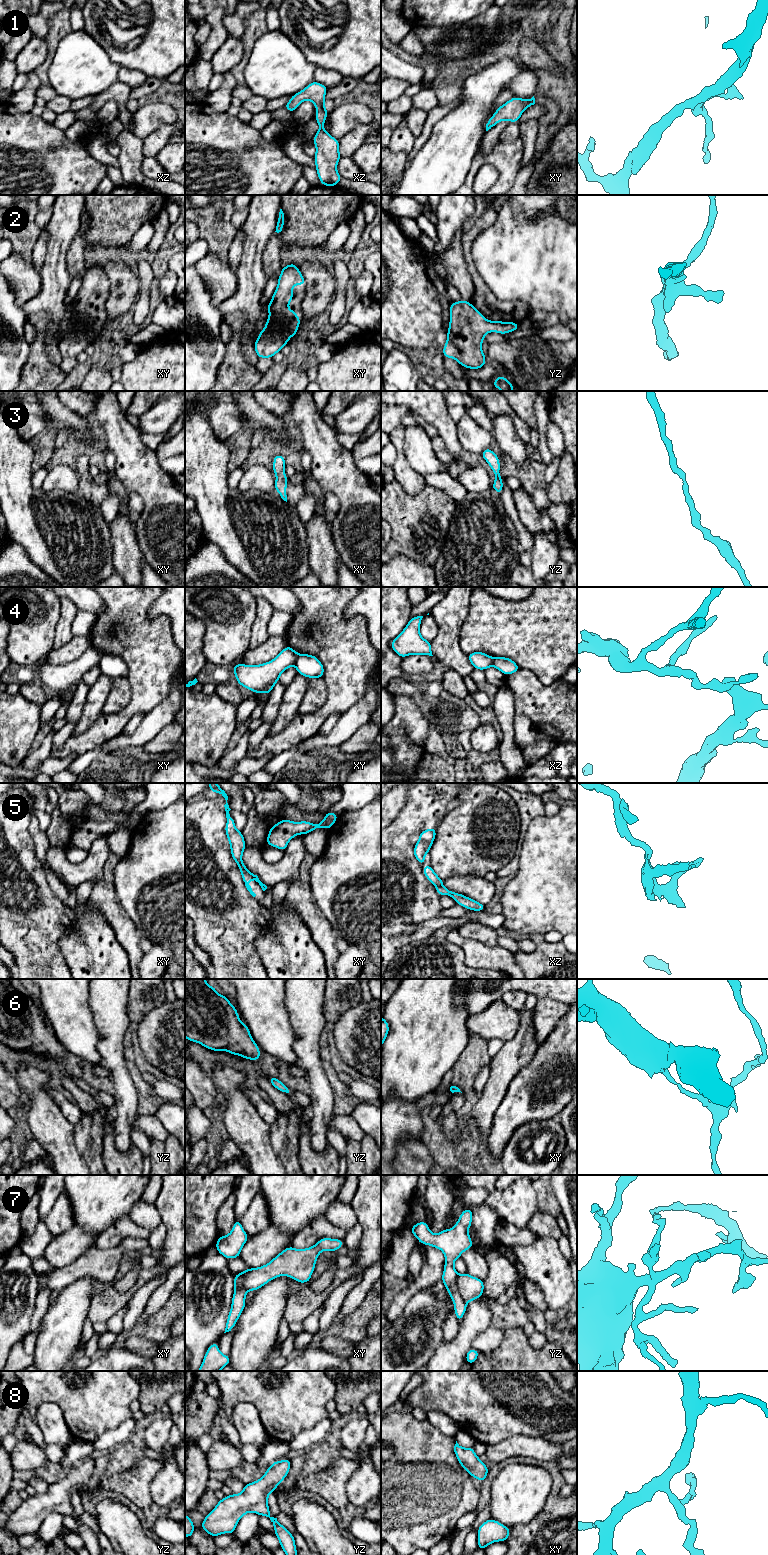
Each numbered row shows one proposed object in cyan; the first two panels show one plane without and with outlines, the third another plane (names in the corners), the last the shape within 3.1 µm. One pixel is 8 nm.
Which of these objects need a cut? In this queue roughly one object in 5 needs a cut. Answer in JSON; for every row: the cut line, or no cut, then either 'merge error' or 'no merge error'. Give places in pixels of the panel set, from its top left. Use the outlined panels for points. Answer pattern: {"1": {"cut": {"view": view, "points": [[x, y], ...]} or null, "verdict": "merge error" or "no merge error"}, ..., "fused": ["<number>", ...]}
{"1": {"cut": null, "verdict": "no merge error"}, "2": {"cut": null, "verdict": "no merge error"}, "3": {"cut": null, "verdict": "no merge error"}, "4": {"cut": {"view": "xy", "points": [[299, 654], [294, 664]]}, "verdict": "merge error"}, "5": {"cut": {"view": "xy", "points": [[238, 864], [243, 866], [255, 879]]}, "verdict": "merge error"}, "6": {"cut": null, "verdict": "no merge error"}, "7": {"cut": {"view": "yz", "points": [[458, 1274], [457, 1289], [466, 1303]]}, "verdict": "merge error"}, "8": {"cut": null, "verdict": "no merge error"}, "fused": ["4", "5", "7"]}

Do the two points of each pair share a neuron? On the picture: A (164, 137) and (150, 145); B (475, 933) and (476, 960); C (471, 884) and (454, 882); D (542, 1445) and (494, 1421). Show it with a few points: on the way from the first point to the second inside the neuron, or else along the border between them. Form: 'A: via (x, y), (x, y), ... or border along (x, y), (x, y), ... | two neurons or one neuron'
A: via (161, 137), (153, 144) | one neuron
B: border along (457, 930), (465, 938), (497, 945) | two neurons
C: via (467, 884), (458, 884) | one neuron
D: border along (543, 1437), (516, 1434), (498, 1443) | two neurons

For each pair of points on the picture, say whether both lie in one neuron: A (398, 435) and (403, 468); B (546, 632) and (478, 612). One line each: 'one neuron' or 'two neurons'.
A: one neuron
B: one neuron

